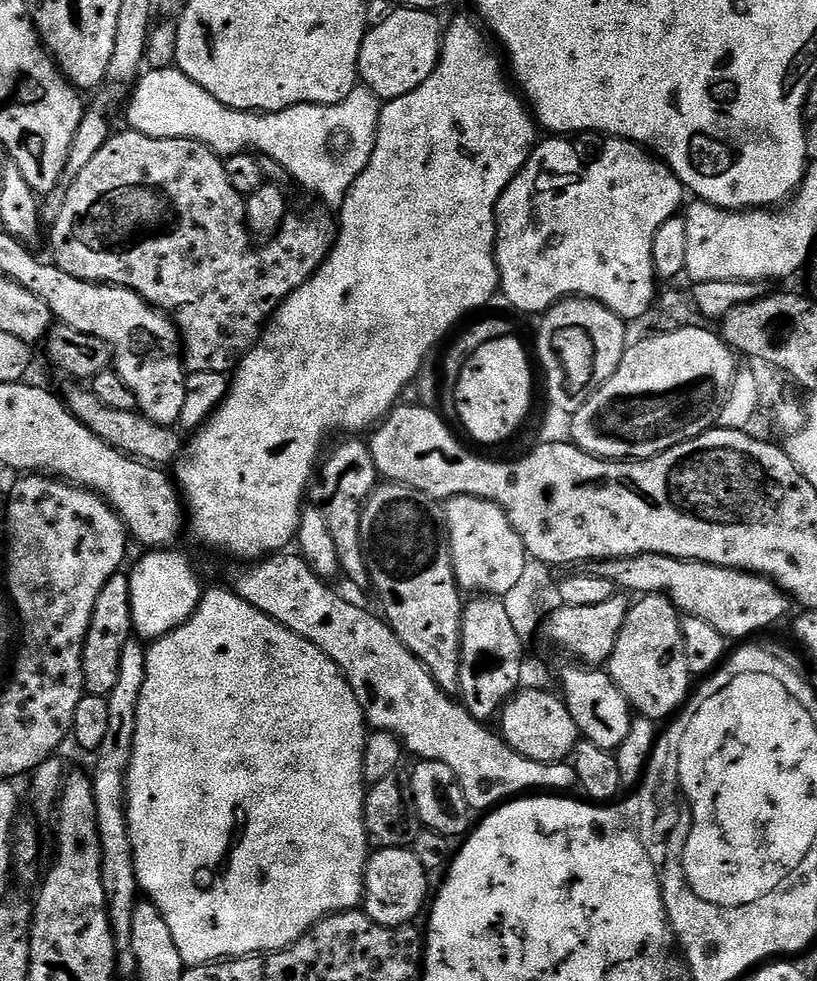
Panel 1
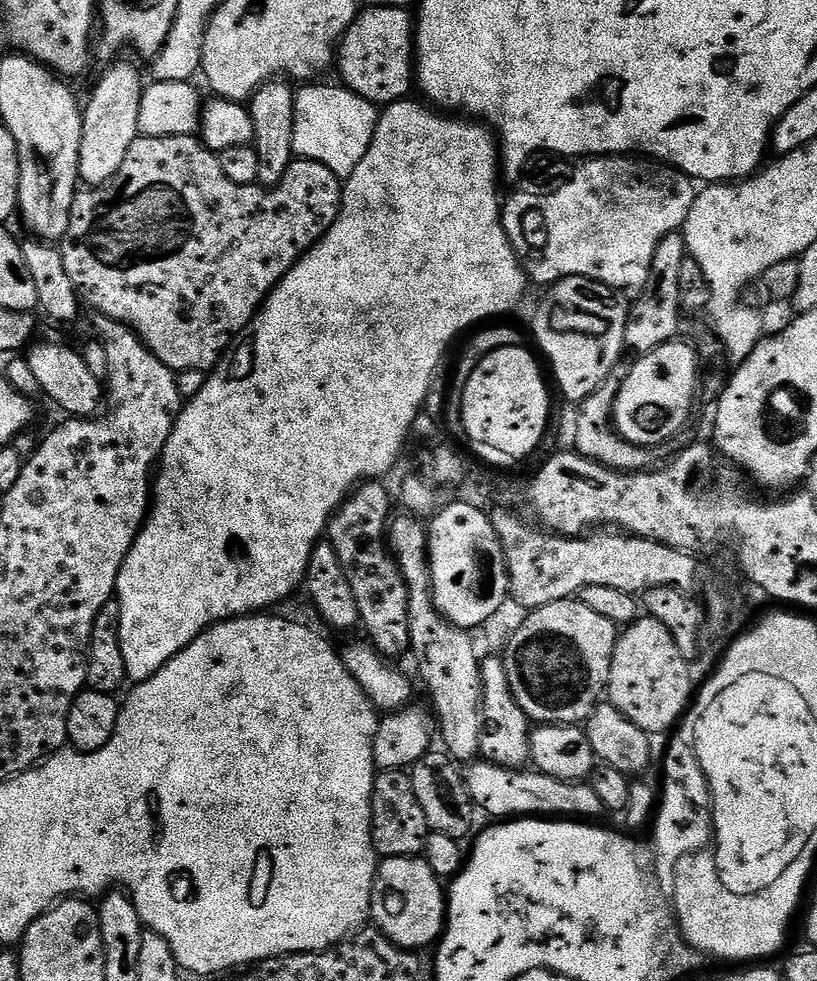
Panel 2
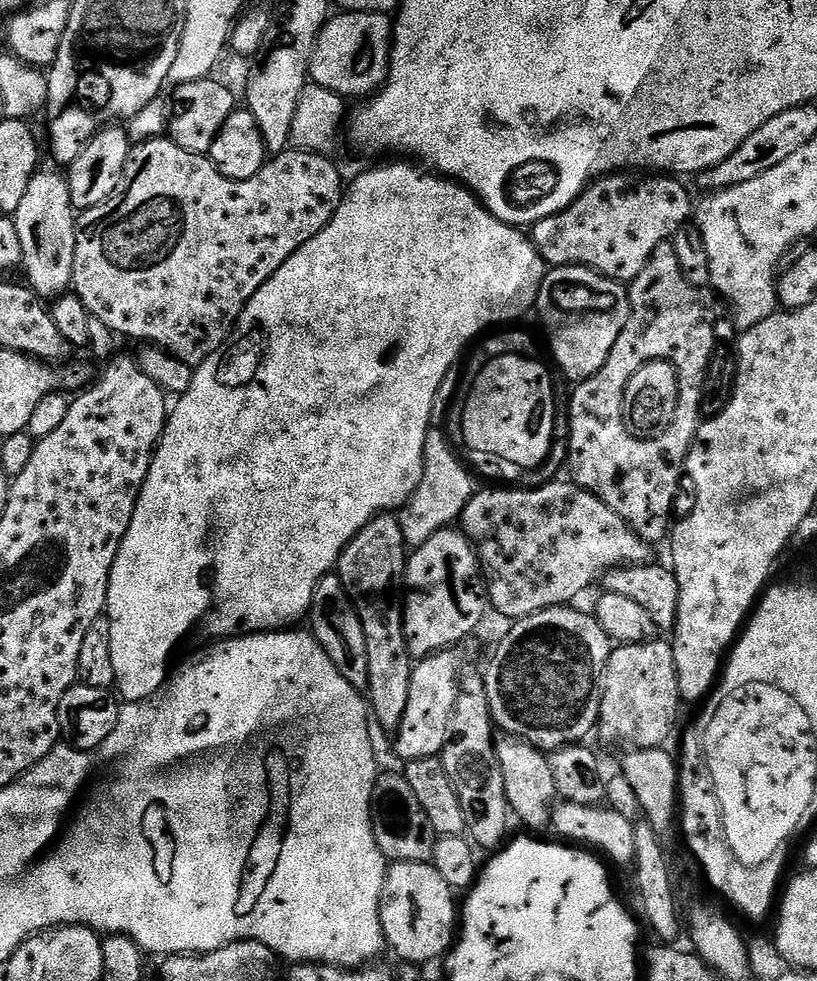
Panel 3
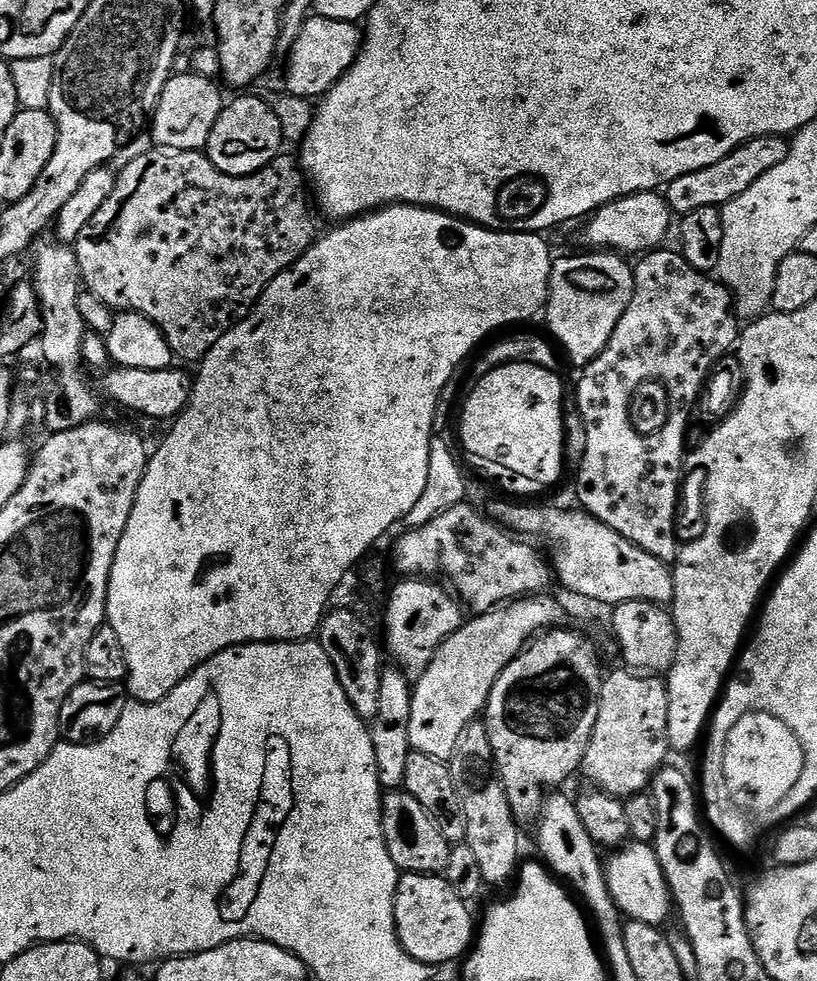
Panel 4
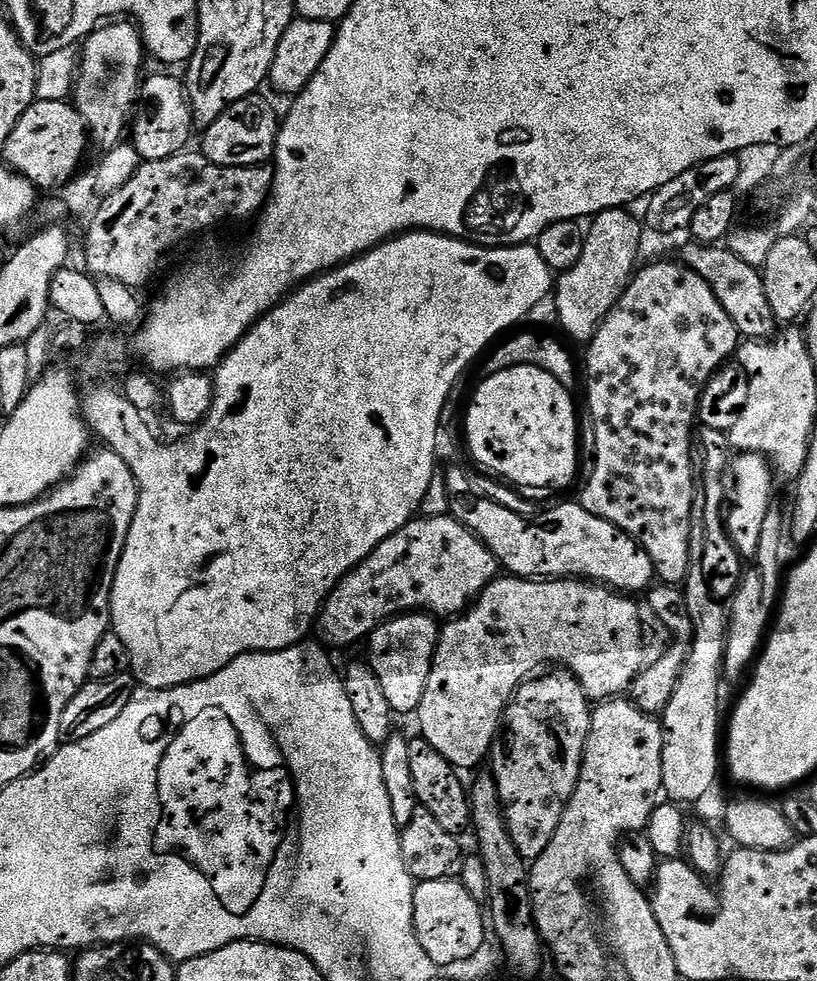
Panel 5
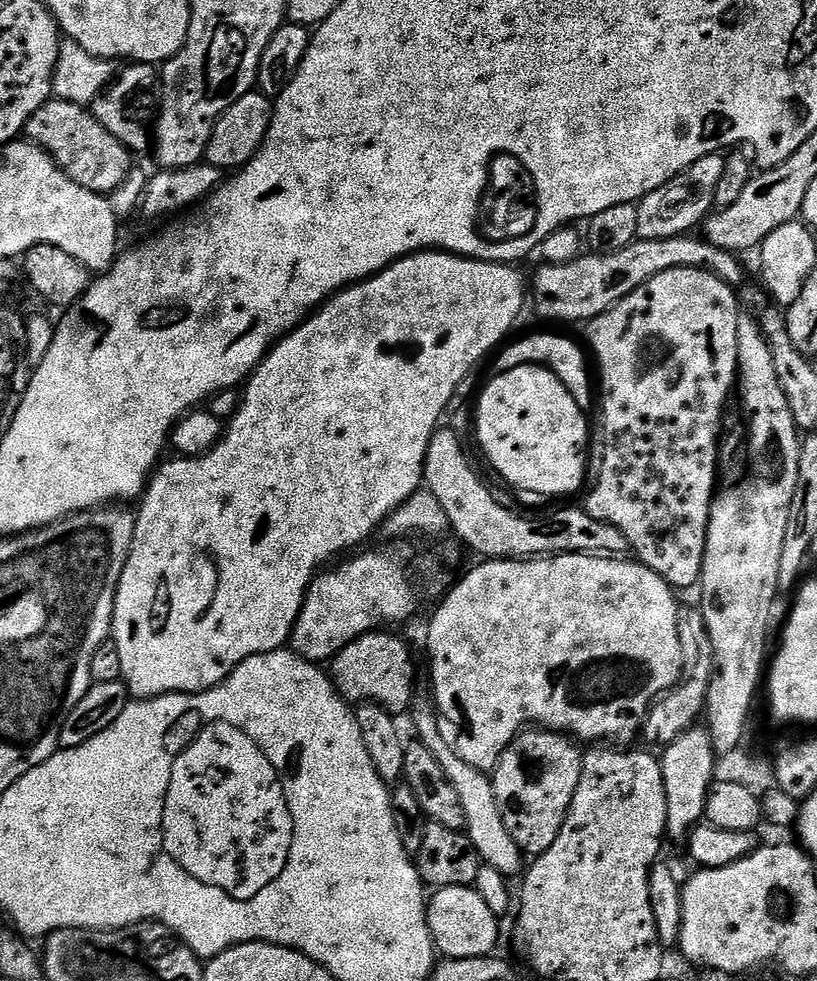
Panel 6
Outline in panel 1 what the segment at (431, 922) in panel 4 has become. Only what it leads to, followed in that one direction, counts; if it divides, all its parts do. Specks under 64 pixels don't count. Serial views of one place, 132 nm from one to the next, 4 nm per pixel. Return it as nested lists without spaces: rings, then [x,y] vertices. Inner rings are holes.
[[[377,848],[369,855],[368,865],[364,871],[363,911],[371,920],[387,928],[403,928],[411,925],[415,921],[412,919],[423,908],[425,911],[426,905],[429,903],[428,880],[430,880],[430,873],[422,866],[422,862],[418,862],[418,858],[411,848]]]

